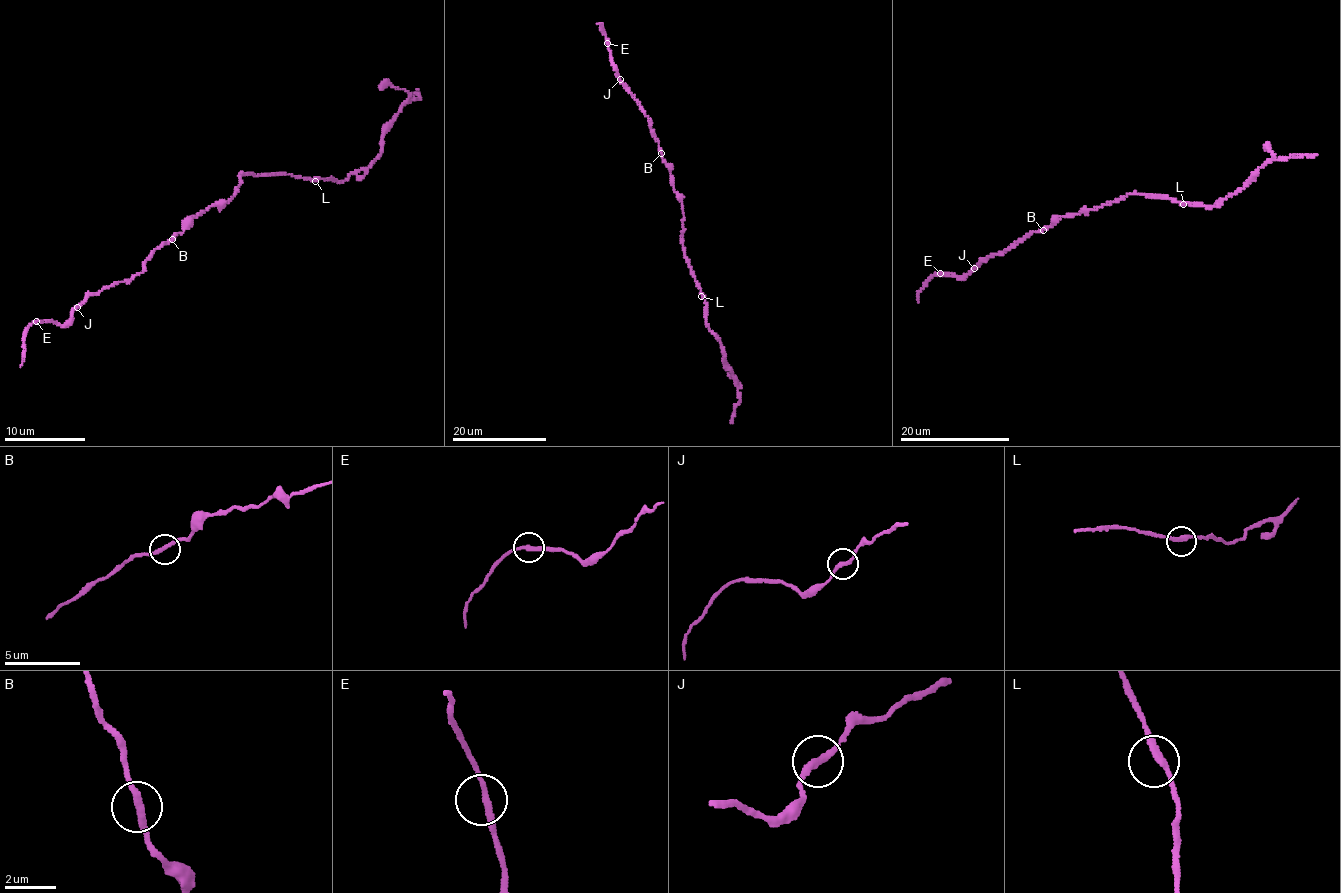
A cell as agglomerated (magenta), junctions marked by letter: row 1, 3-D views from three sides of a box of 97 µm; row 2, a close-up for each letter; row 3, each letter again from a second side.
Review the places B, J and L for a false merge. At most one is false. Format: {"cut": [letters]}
{"cut": []}

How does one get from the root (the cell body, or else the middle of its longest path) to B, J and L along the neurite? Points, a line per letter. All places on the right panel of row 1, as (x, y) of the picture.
B: (1102, 205), (1058, 217), (1043, 230)
J: (1102, 205), (1058, 217), (1051, 226), (1032, 231), (1002, 253), (982, 259), (974, 268)
L: (1102, 205), (1129, 194), (1166, 196), (1183, 204)

